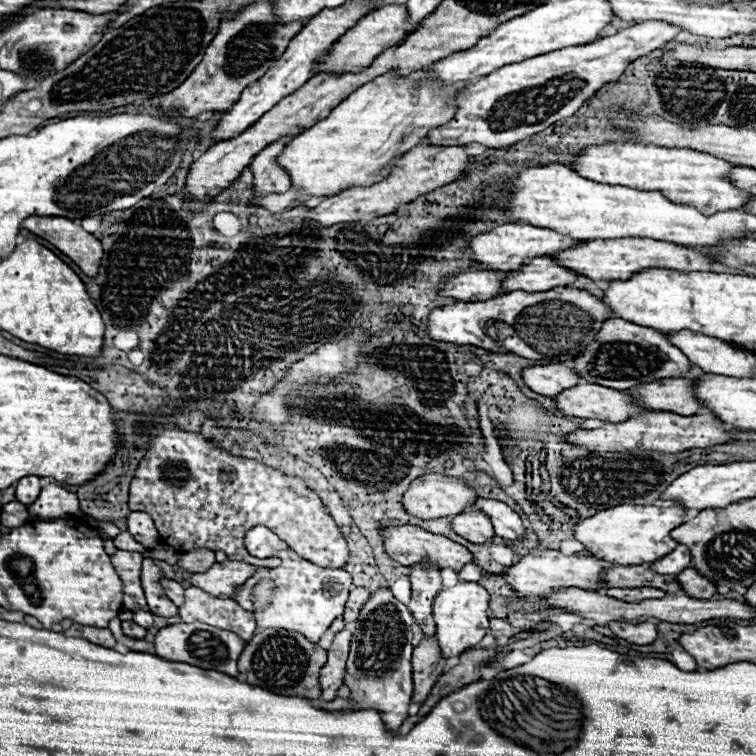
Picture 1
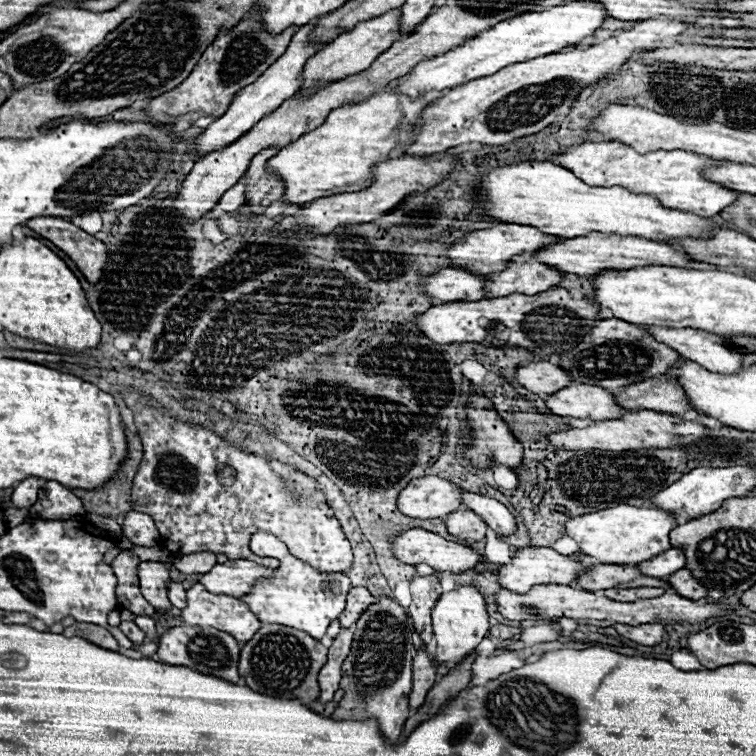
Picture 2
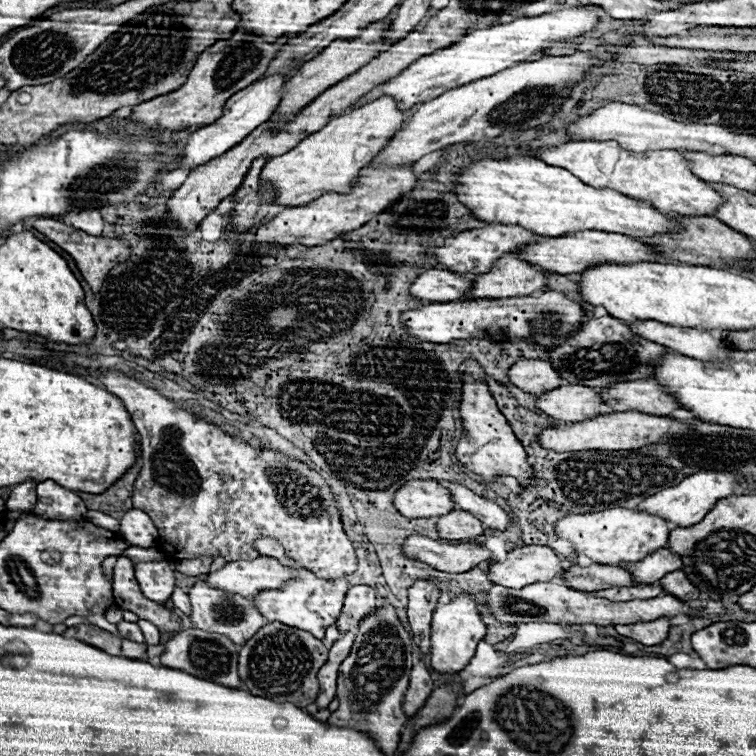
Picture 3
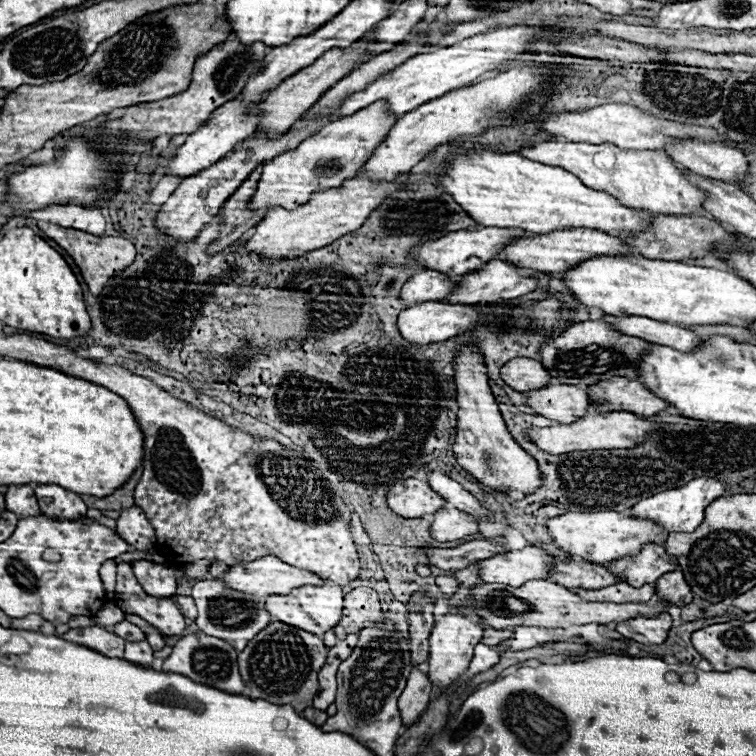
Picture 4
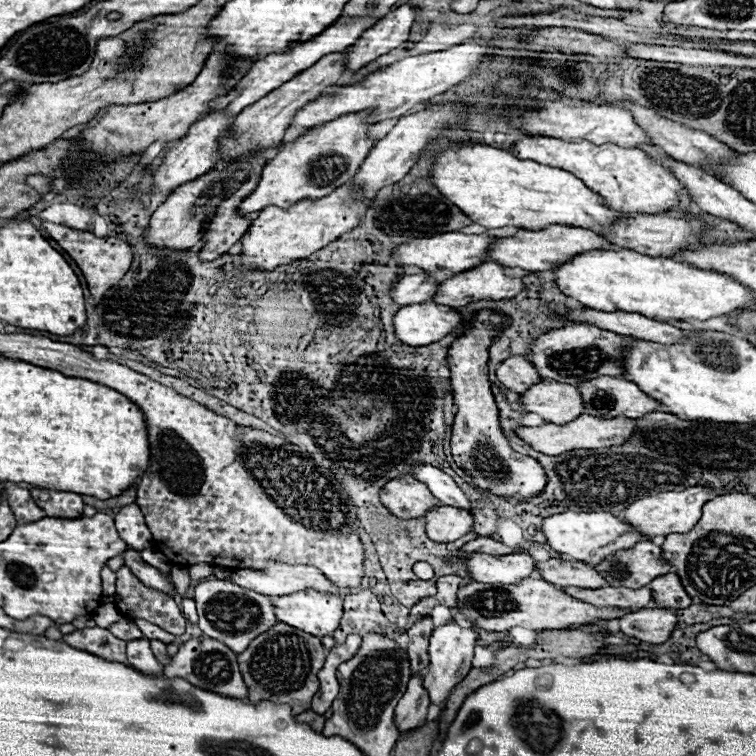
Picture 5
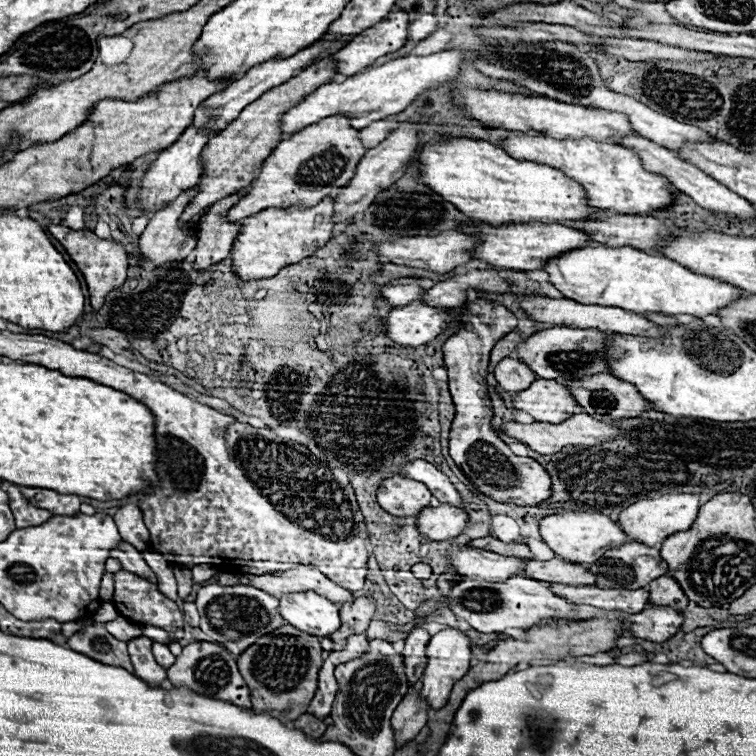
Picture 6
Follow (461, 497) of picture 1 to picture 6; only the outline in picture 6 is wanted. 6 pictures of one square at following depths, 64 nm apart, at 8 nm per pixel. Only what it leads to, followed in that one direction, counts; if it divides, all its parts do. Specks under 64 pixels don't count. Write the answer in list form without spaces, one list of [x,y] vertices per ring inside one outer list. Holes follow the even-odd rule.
[[[404,476],[386,478],[378,488],[378,504],[392,516],[416,516],[422,508],[430,506],[430,490],[416,480]]]

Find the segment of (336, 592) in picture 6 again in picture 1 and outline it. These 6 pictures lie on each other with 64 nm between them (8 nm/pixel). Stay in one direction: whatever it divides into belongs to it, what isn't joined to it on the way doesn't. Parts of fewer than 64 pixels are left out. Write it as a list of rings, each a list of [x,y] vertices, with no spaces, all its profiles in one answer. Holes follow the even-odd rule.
[[[226,560],[226,562],[216,562],[212,568],[204,572],[194,572],[188,578],[188,582],[192,586],[202,588],[204,592],[210,592],[212,596],[220,596],[220,594],[232,596],[236,586],[242,586],[244,580],[248,580],[248,576],[252,576],[254,572],[256,572],[256,566]]]

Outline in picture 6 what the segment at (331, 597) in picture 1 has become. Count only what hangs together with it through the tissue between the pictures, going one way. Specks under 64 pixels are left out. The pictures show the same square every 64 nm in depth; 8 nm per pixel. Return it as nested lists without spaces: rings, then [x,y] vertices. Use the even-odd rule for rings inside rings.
[[[316,592],[284,594],[280,598],[280,616],[294,628],[312,636],[330,636],[340,628],[340,604],[326,600]]]

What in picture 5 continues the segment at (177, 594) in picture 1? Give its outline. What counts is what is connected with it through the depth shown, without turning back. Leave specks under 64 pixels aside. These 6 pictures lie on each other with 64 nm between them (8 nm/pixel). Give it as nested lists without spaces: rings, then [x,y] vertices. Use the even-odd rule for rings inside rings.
[[[184,598],[182,600],[182,612],[186,616],[186,620],[190,620],[193,624],[198,623],[199,616],[196,614],[196,606],[194,606],[192,598]]]

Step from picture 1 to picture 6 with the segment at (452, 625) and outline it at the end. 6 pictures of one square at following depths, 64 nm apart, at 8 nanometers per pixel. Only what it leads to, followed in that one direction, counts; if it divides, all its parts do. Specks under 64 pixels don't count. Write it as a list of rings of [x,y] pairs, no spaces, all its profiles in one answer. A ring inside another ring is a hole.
[[[444,628],[430,638],[430,644],[426,646],[426,656],[428,656],[428,666],[422,674],[422,698],[432,708],[442,708],[446,706],[452,686],[458,680],[462,680],[462,676],[466,676],[466,672],[470,670],[470,658],[472,658],[470,636],[456,628]]]

